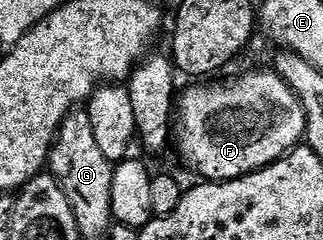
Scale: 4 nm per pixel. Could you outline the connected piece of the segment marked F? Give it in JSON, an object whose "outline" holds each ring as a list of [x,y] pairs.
{"outline":[[[274,69],[259,70],[256,74],[243,74],[224,86],[191,84],[177,98],[177,146],[179,154],[208,182],[228,182],[244,178],[254,170],[263,170],[304,141],[307,117],[297,95],[285,84]]]}

